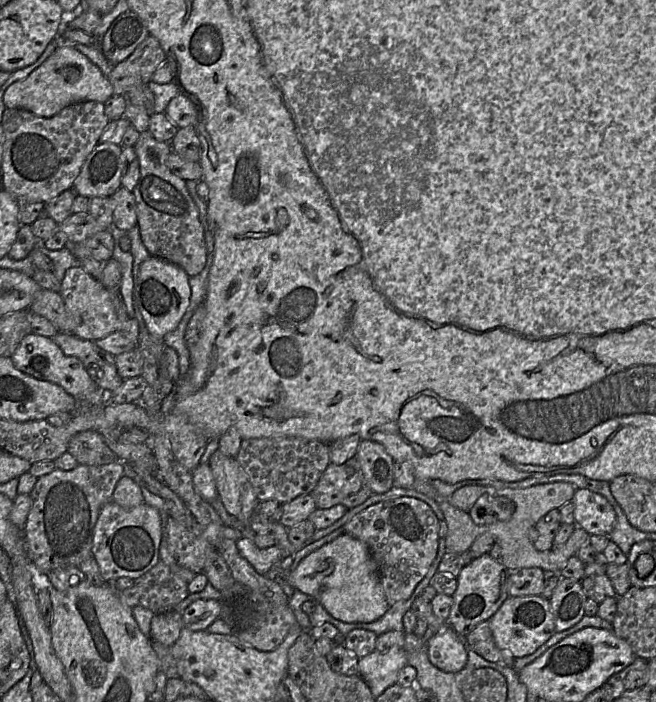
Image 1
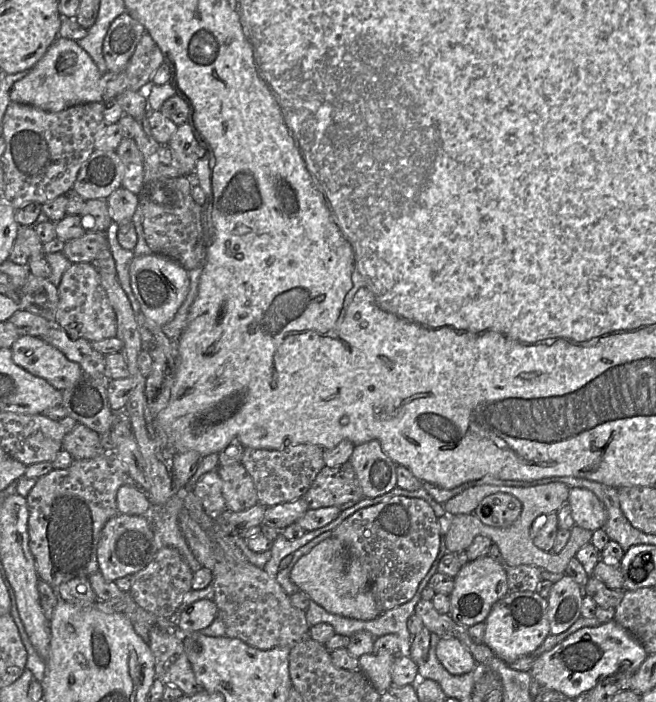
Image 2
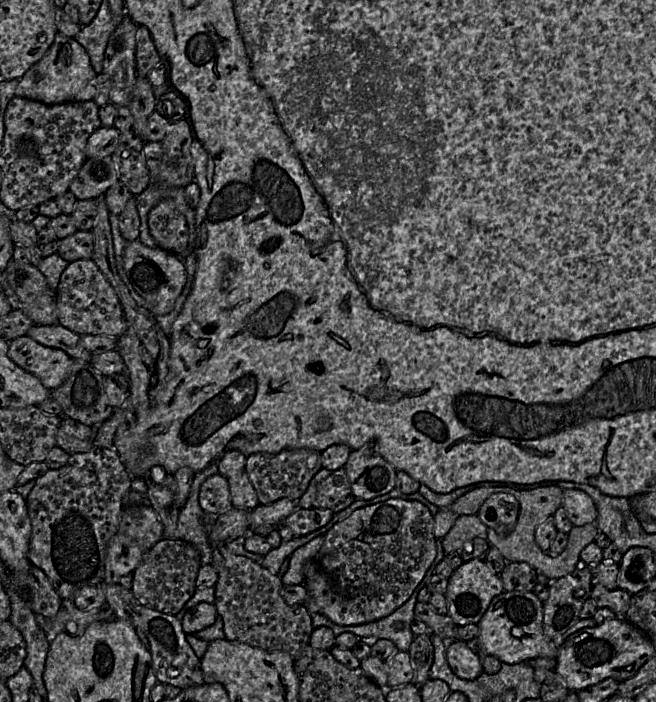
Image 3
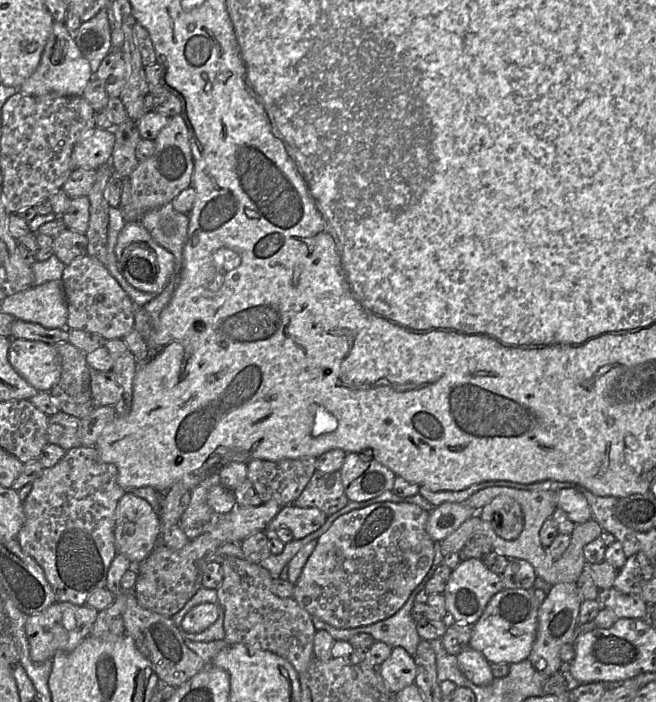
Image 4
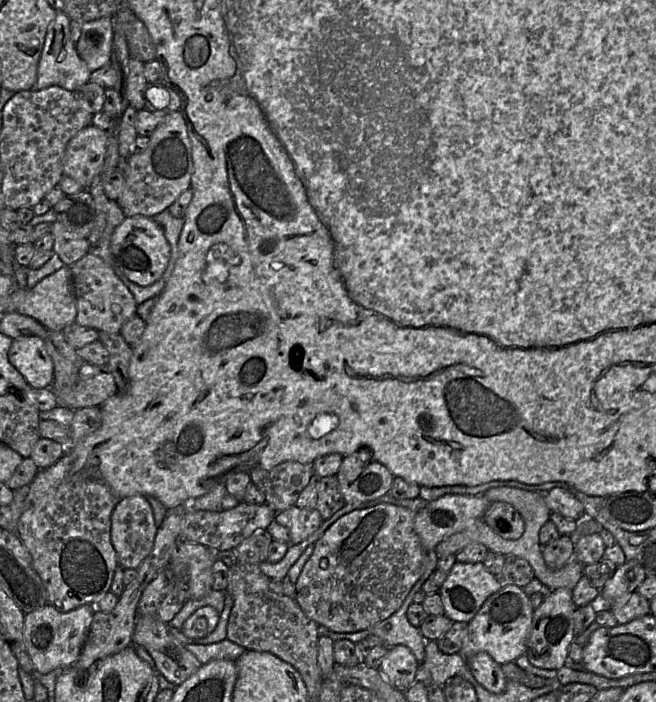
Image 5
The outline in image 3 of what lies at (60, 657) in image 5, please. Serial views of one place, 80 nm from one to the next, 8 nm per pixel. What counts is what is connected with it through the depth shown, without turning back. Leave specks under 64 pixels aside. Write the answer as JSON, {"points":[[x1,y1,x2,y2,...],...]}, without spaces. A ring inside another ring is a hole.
{"points":[[63,600,53,618,45,618,43,615,36,615,36,617,49,643,60,633,81,636,91,623,116,618,114,610,107,602,97,608,81,610,74,605,73,601]]}

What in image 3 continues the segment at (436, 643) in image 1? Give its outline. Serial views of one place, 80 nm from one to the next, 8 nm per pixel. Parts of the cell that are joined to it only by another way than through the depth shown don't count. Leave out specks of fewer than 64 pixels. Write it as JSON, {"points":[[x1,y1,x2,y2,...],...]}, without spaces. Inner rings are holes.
{"points":[[462,640,448,641,446,657,452,672,459,678,474,680,484,672,473,644]]}

